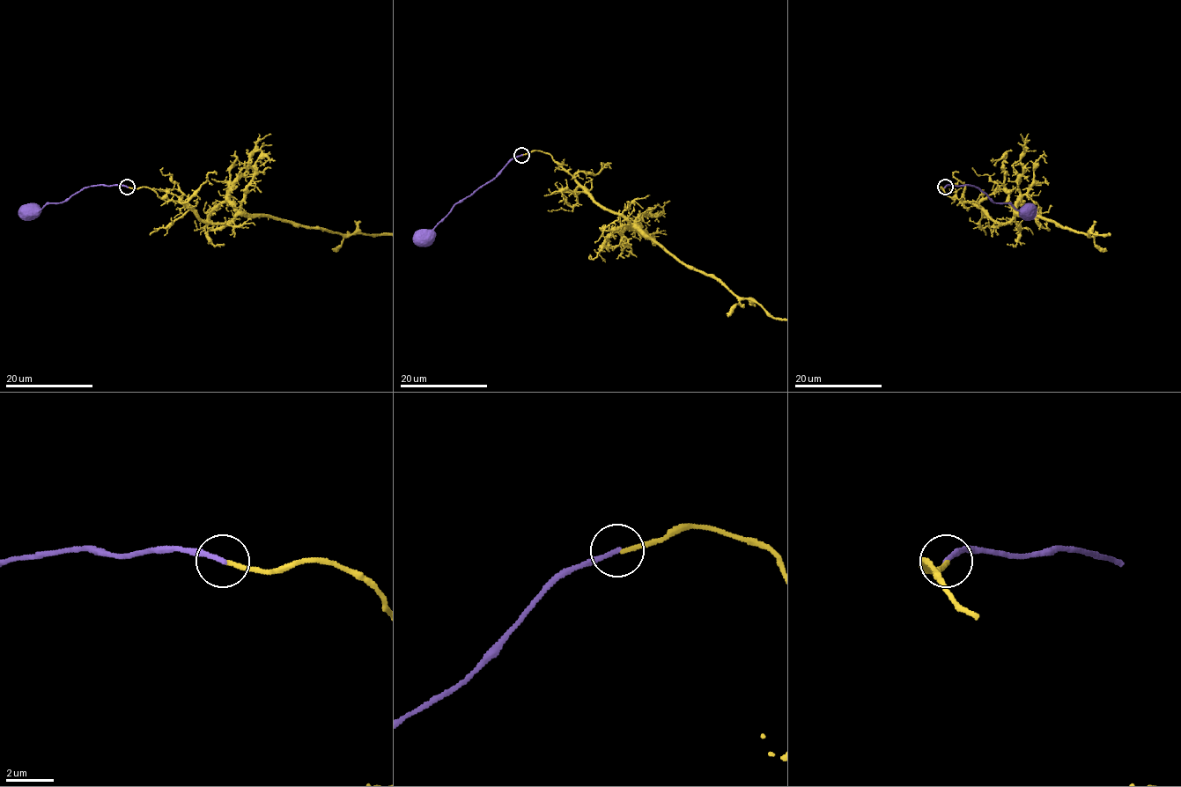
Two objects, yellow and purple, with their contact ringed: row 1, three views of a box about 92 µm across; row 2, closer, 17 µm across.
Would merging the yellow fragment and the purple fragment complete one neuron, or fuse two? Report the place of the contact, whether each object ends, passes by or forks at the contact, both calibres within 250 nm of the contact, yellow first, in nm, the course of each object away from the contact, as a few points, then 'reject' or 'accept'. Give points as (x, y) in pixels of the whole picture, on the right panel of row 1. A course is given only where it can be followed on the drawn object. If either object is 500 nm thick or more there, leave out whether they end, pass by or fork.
place (945, 187); yellow ends; purple ends; calibres 190 and 200 nm; course purple (944, 187), (975, 186), (993, 202), (1009, 202), (1026, 214), (1033, 214); accept

